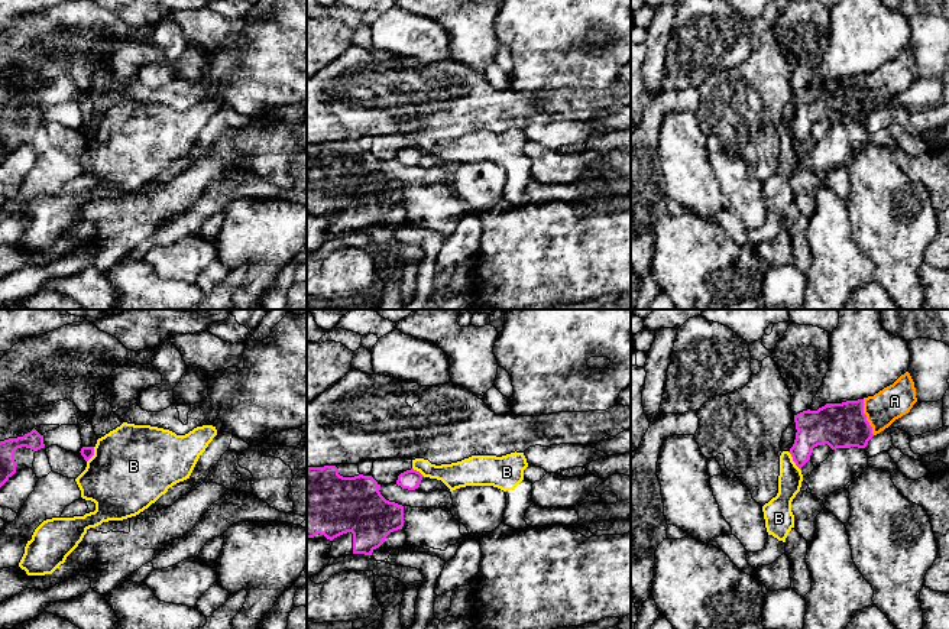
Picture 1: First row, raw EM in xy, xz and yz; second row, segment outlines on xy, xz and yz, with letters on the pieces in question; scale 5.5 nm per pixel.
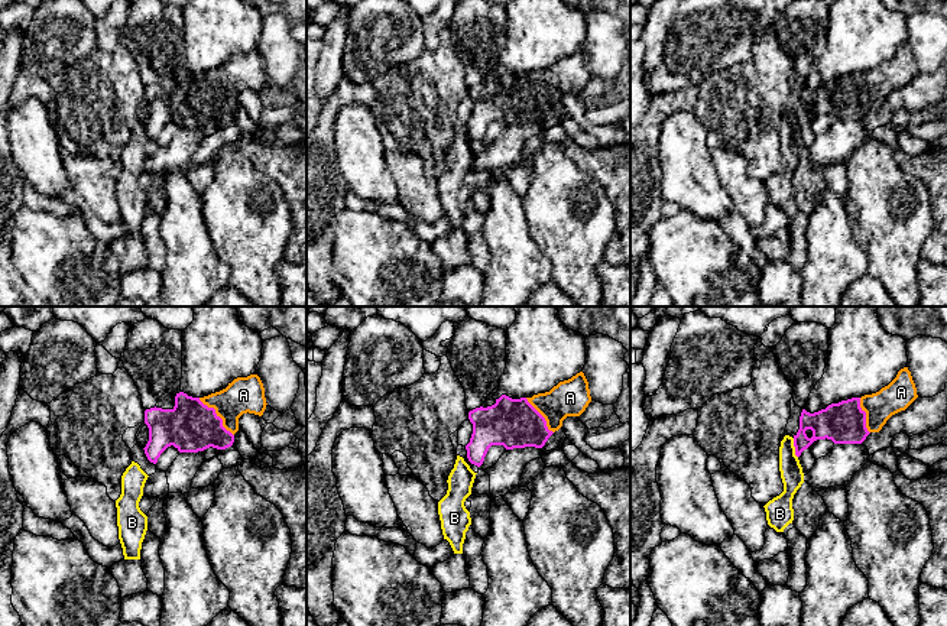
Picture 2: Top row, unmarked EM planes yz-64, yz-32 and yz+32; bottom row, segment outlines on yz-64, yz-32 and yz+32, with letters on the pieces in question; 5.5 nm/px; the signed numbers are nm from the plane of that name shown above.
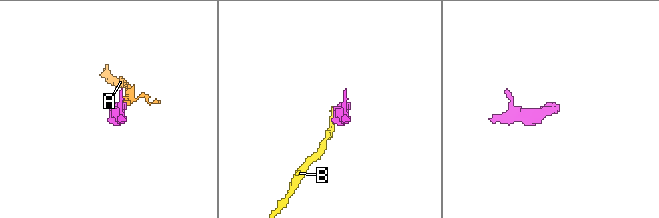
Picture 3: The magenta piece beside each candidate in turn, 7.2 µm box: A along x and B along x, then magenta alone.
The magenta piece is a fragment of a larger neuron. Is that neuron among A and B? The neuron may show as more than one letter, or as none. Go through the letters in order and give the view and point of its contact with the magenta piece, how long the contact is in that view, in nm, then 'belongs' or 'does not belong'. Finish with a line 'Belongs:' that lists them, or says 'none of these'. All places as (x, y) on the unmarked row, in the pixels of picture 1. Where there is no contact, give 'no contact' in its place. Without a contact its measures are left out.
A: yz (865, 93) | 220 nm | belongs
B: yz (793, 136) | 130 nm | does not belong
Belongs: A

